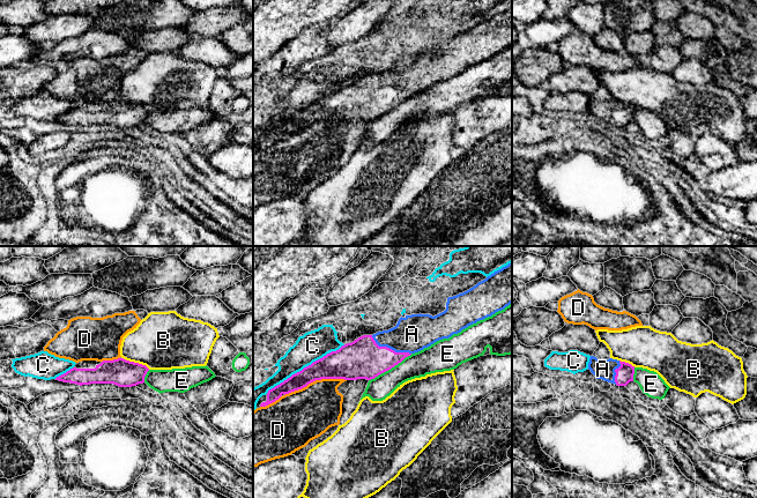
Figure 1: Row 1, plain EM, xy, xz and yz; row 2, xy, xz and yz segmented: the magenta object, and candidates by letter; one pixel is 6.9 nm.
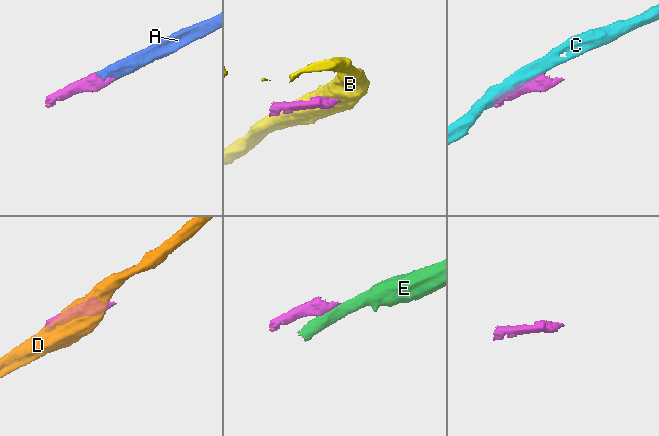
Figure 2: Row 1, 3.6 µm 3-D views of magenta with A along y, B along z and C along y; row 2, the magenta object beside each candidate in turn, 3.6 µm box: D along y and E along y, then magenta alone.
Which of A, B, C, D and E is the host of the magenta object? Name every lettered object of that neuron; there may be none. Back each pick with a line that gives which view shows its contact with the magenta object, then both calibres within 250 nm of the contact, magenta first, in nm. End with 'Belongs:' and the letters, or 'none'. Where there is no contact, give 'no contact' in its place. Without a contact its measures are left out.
A: xz | 280/260 nm
Belongs: A

